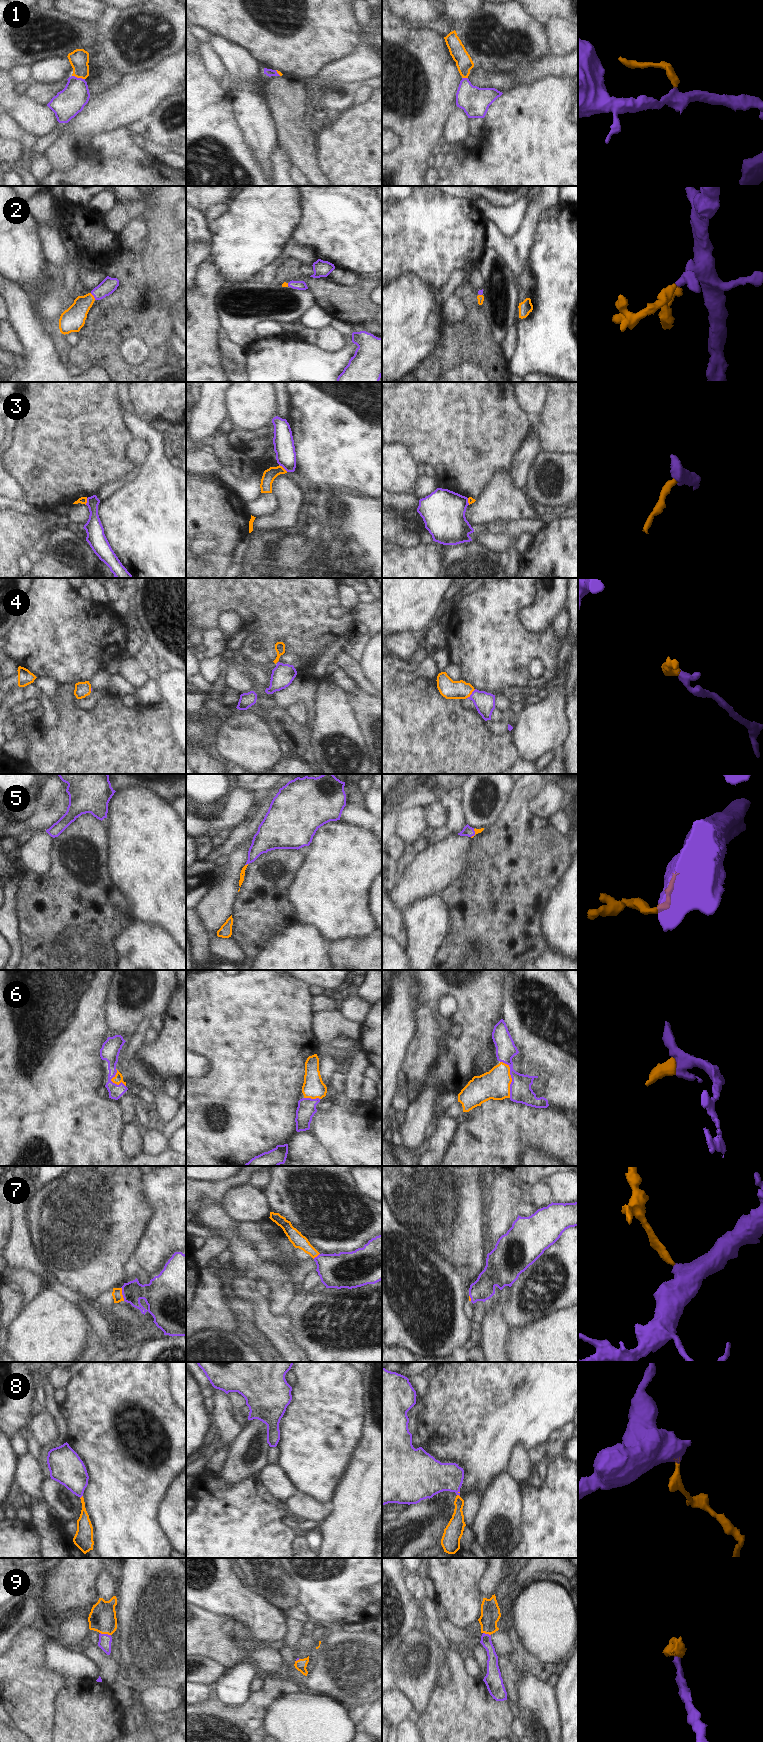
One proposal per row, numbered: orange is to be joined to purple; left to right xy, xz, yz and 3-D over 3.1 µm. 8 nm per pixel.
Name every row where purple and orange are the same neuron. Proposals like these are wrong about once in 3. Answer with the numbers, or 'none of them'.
1, 2, 4, 5, 6, 7, 8, 9

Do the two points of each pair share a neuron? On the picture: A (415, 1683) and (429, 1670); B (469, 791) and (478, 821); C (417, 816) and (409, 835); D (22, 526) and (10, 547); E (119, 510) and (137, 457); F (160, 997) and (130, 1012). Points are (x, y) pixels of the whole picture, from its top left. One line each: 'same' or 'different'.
A: same
B: same
C: same
D: same
E: different
F: same

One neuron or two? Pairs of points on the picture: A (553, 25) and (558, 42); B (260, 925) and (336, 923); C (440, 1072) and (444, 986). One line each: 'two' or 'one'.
A: one
B: two
C: one

